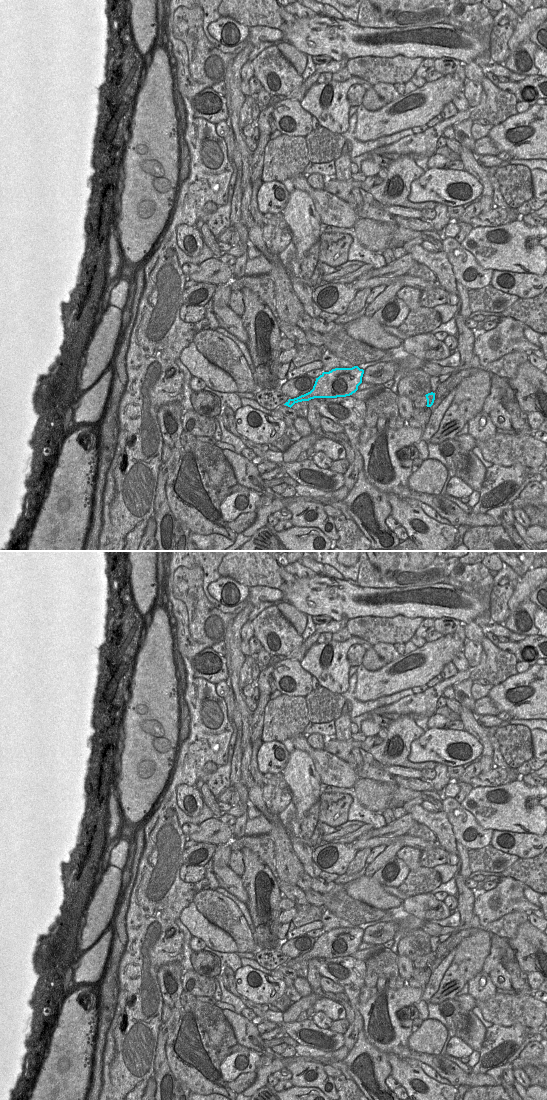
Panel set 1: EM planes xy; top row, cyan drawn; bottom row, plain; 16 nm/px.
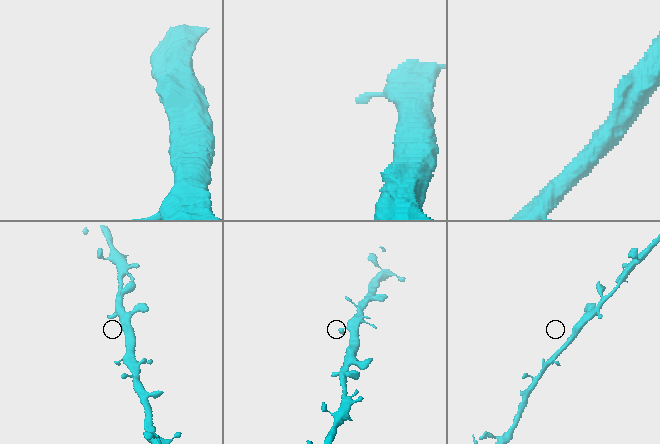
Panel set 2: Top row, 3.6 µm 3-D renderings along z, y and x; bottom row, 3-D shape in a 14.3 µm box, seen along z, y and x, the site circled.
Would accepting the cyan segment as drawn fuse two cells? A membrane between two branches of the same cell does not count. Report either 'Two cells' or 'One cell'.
One cell.

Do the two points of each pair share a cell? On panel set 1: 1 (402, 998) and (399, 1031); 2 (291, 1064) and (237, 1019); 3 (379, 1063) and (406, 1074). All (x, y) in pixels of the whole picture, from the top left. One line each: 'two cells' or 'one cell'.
1: one cell
2: one cell
3: two cells

